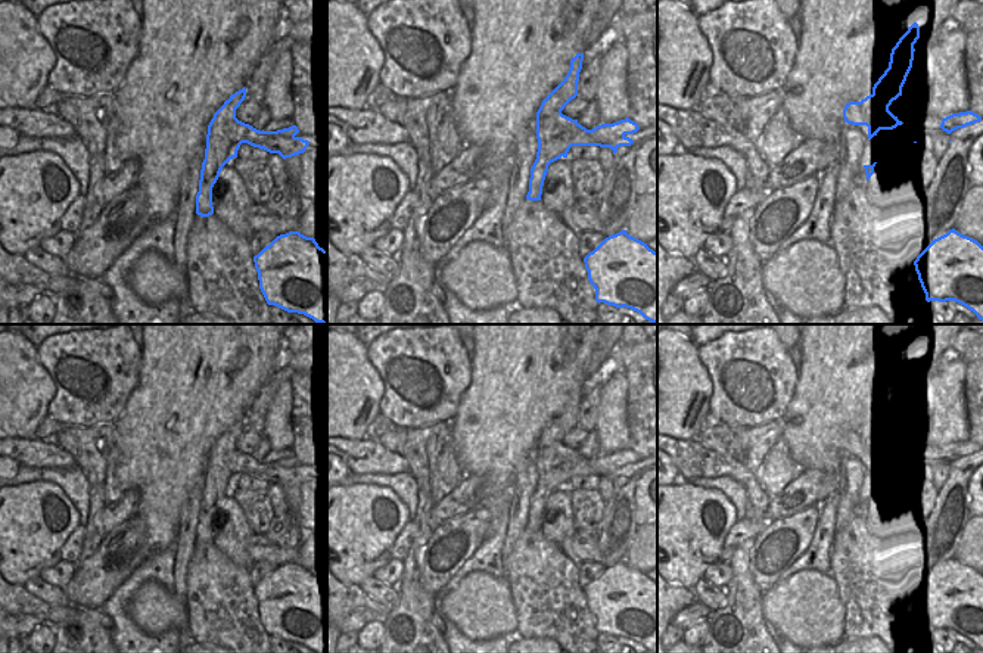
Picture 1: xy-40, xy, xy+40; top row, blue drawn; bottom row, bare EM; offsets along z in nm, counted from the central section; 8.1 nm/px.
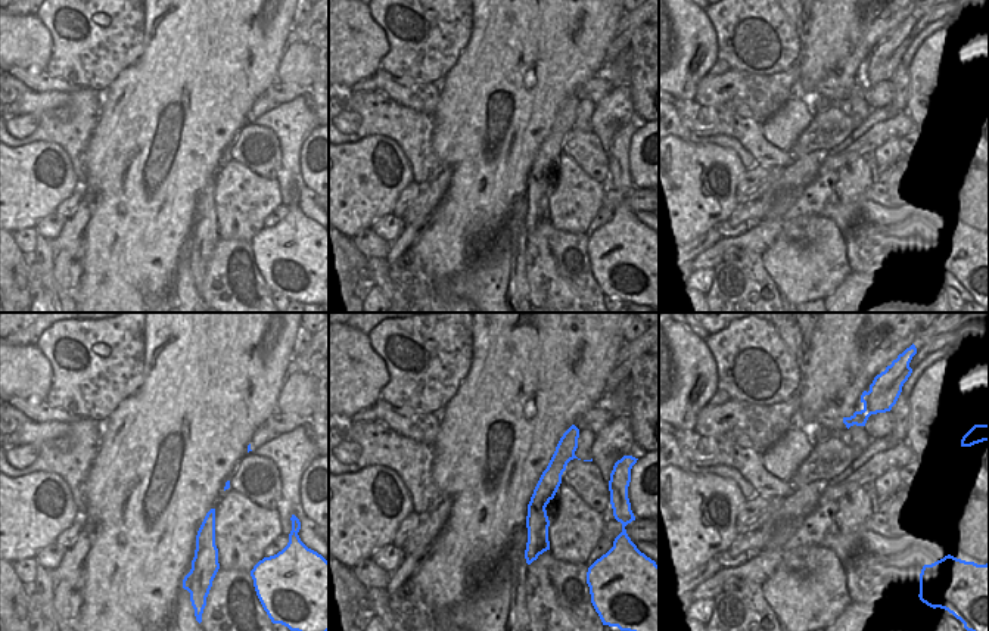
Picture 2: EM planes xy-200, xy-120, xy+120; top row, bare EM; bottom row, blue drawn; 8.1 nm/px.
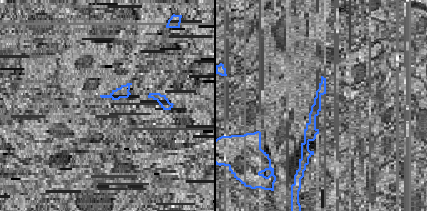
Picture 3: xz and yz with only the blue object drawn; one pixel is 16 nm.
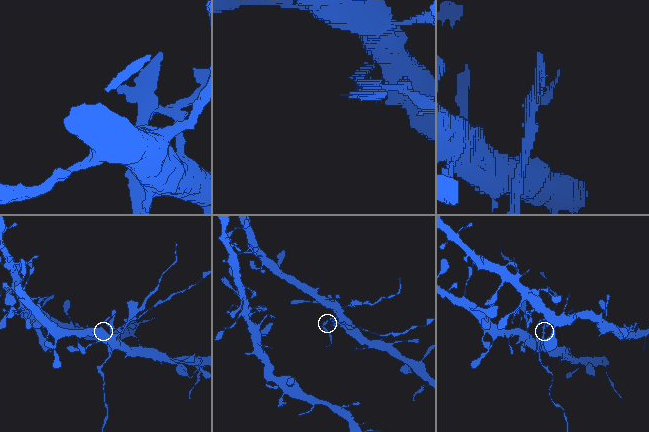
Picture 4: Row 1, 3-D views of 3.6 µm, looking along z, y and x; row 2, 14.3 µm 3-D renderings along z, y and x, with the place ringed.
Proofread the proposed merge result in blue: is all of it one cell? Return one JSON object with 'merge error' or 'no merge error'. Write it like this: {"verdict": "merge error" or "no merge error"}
{"verdict": "merge error"}

